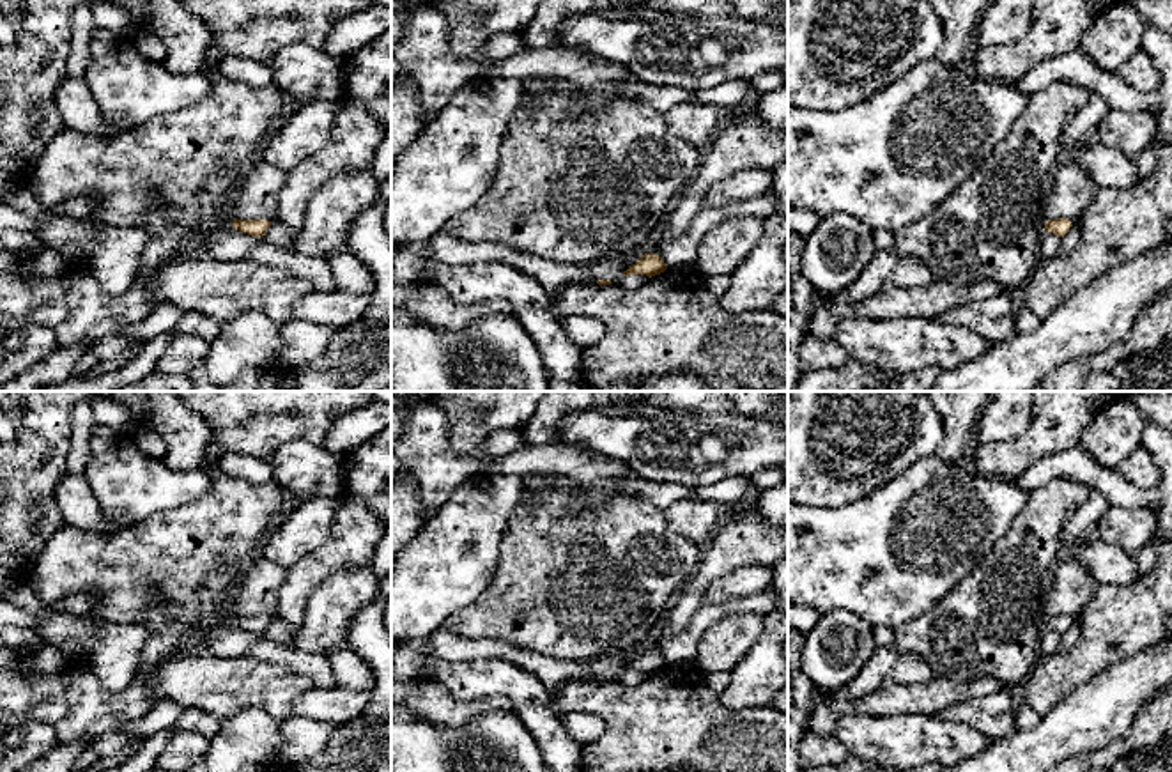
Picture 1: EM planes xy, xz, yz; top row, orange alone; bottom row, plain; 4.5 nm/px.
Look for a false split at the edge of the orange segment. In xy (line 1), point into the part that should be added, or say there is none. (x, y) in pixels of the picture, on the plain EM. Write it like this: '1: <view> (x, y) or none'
1: none

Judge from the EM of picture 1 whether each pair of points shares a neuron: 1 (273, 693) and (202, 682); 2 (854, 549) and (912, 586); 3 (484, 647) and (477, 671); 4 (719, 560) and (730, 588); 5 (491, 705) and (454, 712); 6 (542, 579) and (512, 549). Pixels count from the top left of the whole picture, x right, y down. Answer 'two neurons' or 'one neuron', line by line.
1: one neuron
2: one neuron
3: two neurons
4: two neurons
5: one neuron
6: one neuron

